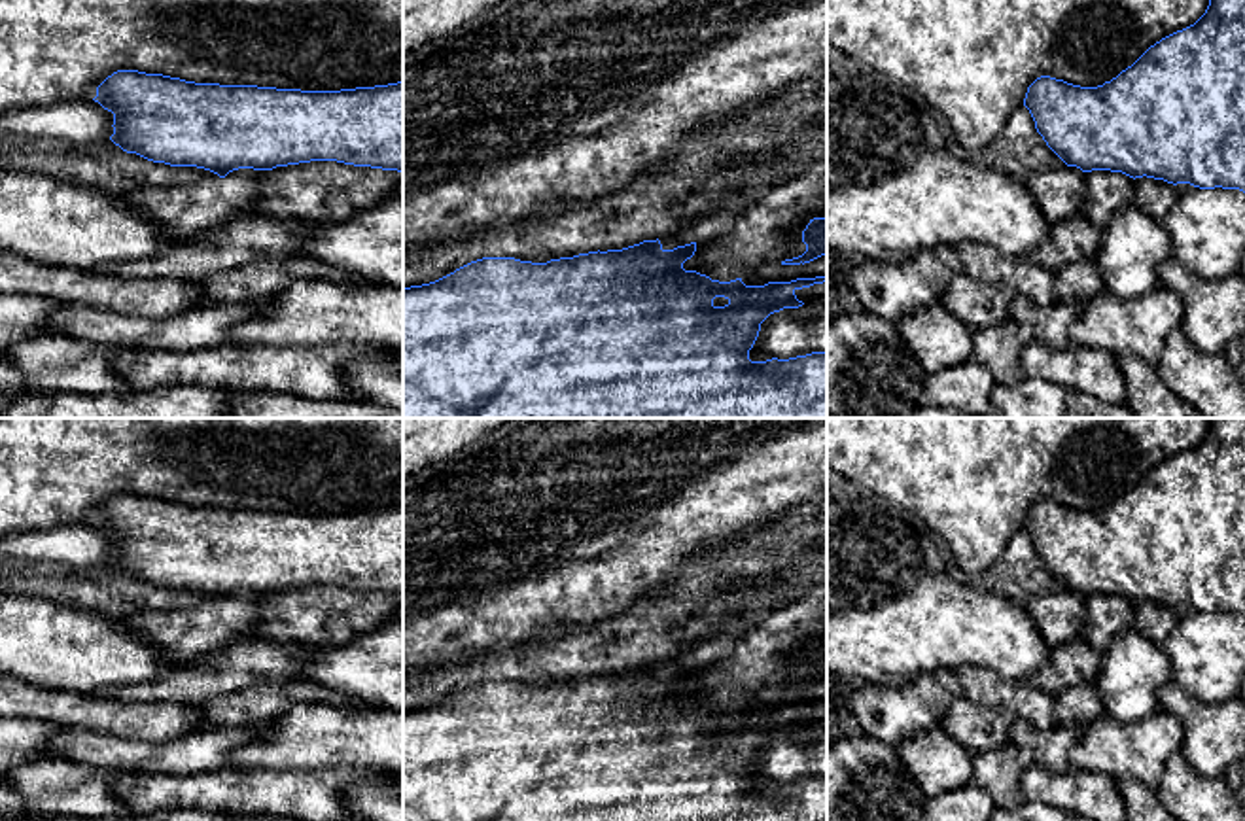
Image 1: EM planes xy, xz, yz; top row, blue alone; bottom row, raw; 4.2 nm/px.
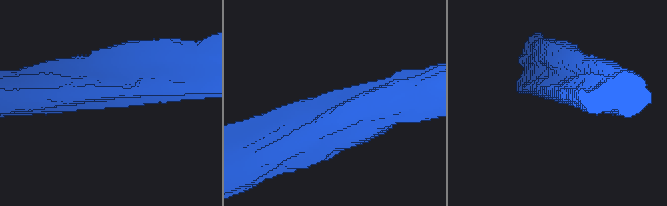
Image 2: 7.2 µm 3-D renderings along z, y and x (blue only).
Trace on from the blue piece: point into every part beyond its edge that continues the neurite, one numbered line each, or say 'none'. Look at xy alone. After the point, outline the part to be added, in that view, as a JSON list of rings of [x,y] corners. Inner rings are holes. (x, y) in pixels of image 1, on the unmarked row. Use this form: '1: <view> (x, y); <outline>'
none

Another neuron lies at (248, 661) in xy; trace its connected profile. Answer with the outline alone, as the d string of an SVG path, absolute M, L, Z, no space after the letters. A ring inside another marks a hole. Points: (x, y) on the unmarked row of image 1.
M250 636L208 651L148 683L110 687L85 694L125 702L176 702L187 706L219 698L255 683L299 677L307 664L307 647L272 643Z

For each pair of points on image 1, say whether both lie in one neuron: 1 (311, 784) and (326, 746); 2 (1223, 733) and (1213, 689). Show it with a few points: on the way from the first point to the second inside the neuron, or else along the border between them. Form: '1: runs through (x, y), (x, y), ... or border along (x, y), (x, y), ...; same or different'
1: border along (271, 770), (362, 770); different
2: border along (1177, 681), (1200, 702), (1225, 702); different

